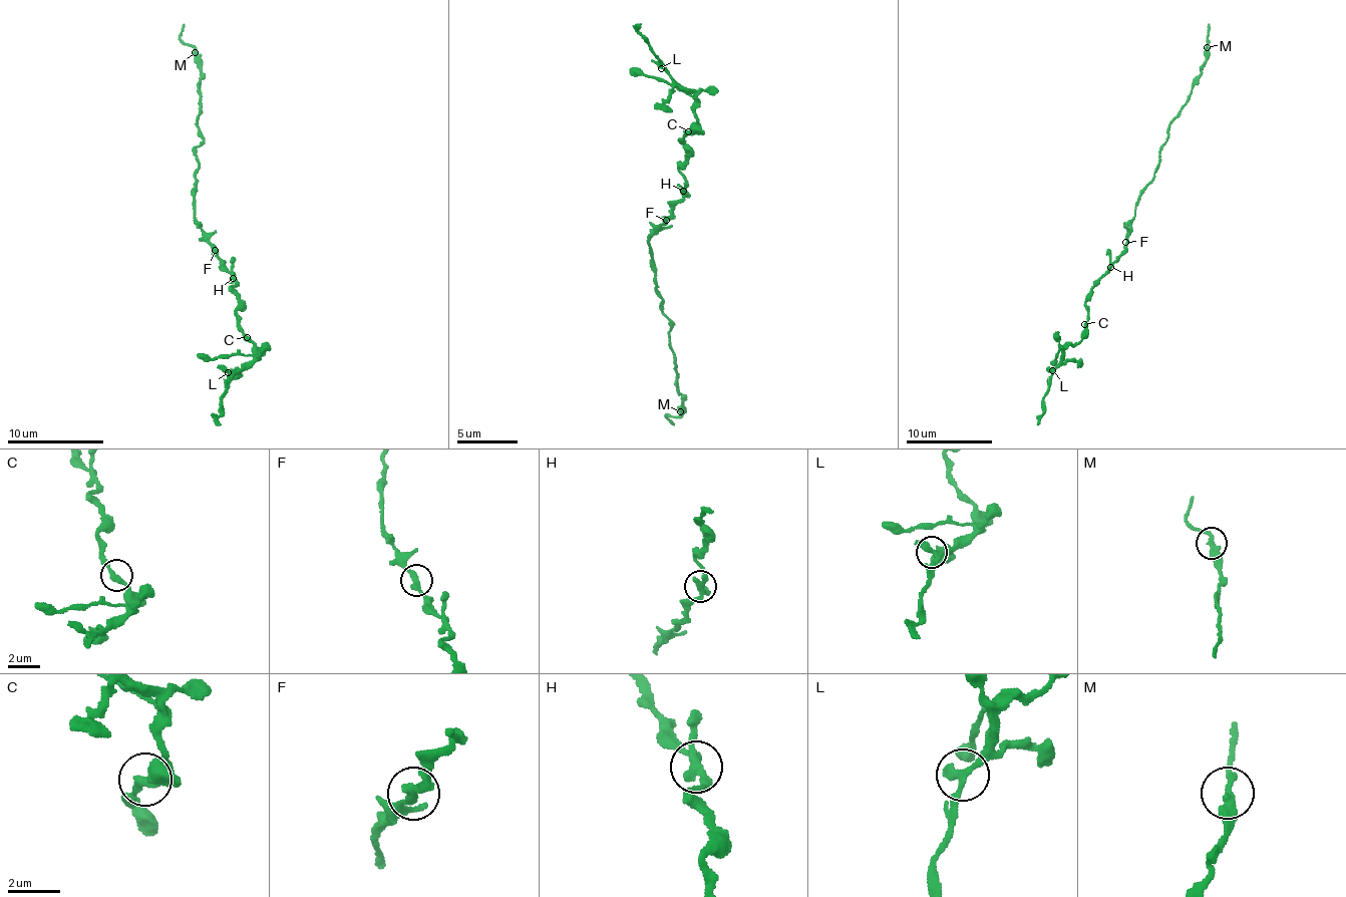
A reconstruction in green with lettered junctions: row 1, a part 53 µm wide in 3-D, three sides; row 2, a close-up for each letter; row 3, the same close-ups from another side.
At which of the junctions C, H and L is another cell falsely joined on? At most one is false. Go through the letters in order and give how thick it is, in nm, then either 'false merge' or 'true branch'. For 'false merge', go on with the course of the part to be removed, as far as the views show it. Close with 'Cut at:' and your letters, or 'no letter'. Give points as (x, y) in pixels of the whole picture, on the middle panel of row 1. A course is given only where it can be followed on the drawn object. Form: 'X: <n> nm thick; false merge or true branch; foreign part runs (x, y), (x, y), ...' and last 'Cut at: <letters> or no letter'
C: 280 nm thick; true branch
H: 260 nm thick; true branch
L: 280 nm thick; true branch
Cut at: no letter

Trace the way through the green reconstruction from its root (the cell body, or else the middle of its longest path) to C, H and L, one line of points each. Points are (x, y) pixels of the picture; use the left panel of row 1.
C: (204, 238), (215, 248), (215, 257), (232, 276), (234, 292), (239, 296), (241, 331), (247, 337)
H: (204, 238), (215, 248), (215, 257), (224, 269), (234, 277)
L: (204, 238), (232, 276), (234, 292), (239, 296), (241, 331), (259, 358), (228, 372)

